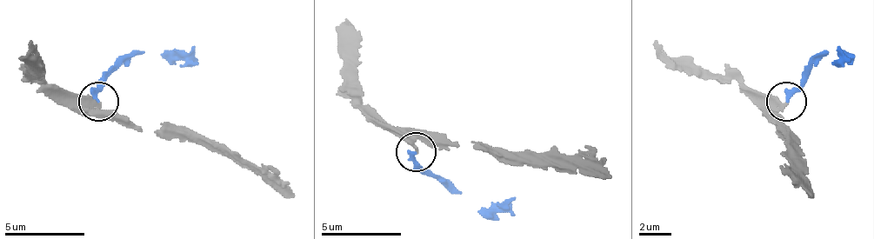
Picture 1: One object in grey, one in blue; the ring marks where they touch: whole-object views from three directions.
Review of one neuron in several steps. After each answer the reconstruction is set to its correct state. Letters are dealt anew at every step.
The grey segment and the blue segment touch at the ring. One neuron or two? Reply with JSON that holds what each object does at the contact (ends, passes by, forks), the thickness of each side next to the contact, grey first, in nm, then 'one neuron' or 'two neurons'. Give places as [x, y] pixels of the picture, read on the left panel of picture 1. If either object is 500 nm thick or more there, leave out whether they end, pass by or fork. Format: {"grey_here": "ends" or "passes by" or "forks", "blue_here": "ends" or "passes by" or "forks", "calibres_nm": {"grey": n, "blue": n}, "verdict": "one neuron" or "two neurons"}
{"grey_here": "ends", "blue_here": "ends", "calibres_nm": {"grey": 280, "blue": 260}, "verdict": "one neuron"}

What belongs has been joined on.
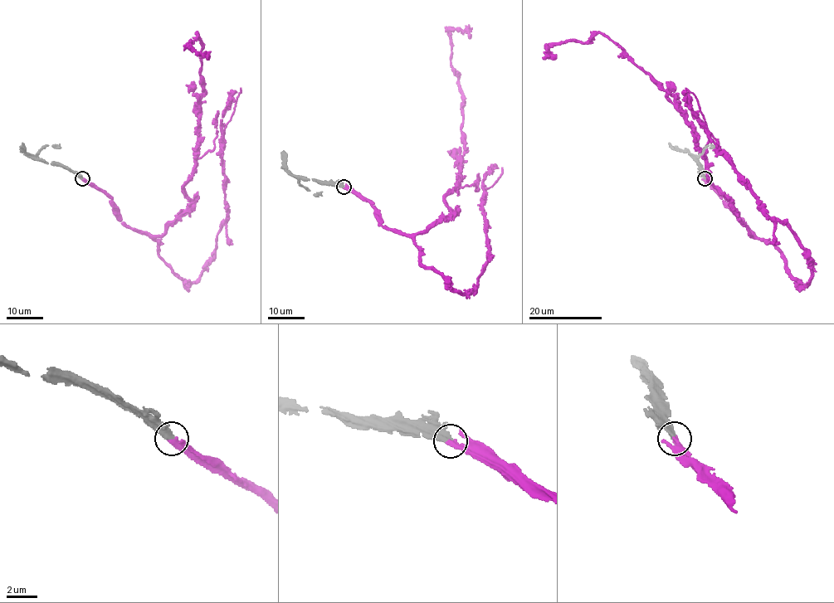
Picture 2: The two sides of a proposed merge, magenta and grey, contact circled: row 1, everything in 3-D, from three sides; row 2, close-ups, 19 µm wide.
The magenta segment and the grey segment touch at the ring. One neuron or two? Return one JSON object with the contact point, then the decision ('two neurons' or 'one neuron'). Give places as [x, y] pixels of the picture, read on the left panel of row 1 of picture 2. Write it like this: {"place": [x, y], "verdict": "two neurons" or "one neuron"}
{"place": [82, 178], "verdict": "one neuron"}

